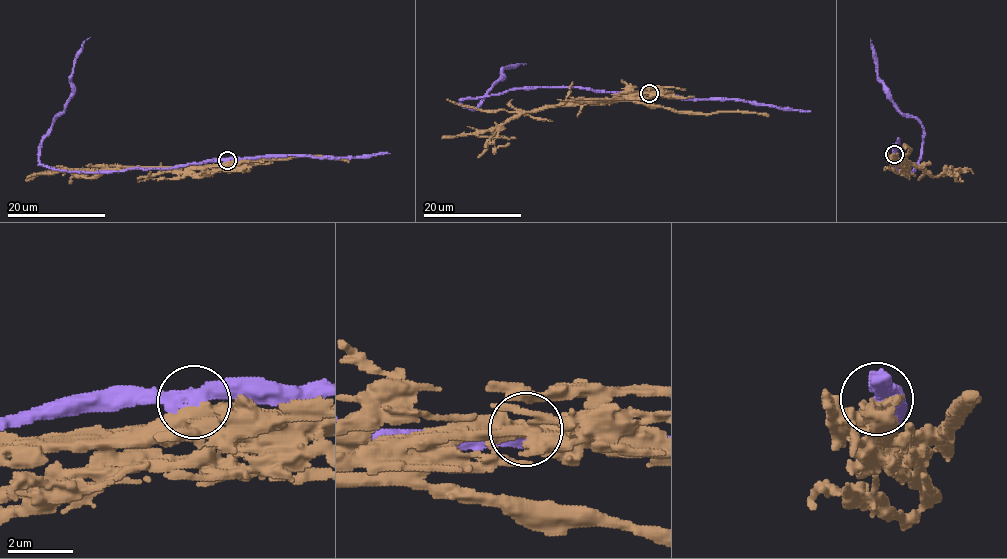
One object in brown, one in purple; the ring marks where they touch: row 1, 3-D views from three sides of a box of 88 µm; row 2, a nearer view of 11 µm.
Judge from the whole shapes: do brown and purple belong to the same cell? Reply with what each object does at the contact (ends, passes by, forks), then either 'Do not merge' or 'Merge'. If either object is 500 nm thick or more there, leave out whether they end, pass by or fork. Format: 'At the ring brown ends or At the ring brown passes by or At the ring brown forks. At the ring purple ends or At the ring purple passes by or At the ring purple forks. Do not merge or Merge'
At the ring brown passes by. At the ring purple passes by. Do not merge

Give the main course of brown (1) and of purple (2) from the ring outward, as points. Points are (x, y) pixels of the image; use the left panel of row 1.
1: (227, 160), (215, 165), (102, 170), (91, 177), (78, 176), (65, 169), (40, 172), (25, 181)
2: (227, 160), (76, 172), (48, 169), (40, 163), (42, 137), (70, 99), (73, 61), (90, 37)

